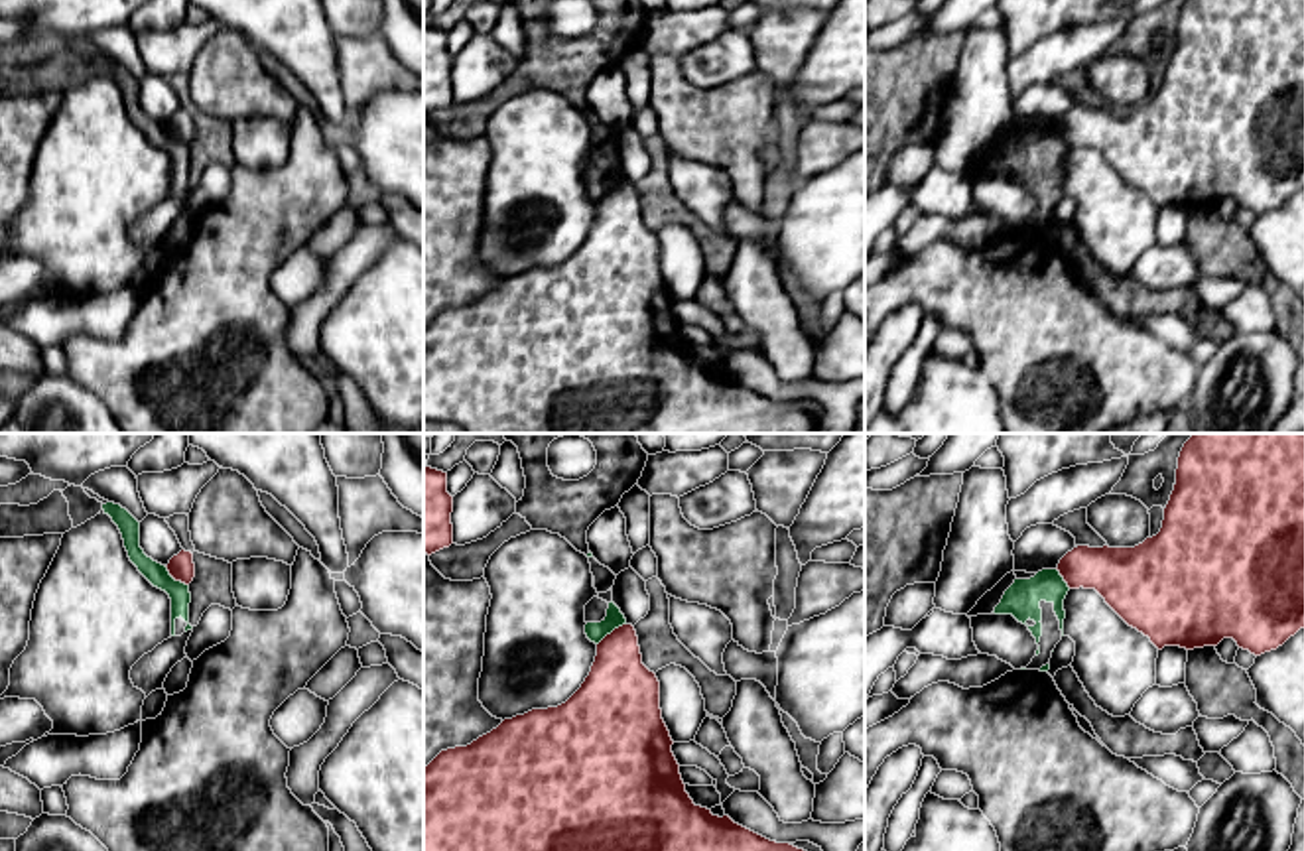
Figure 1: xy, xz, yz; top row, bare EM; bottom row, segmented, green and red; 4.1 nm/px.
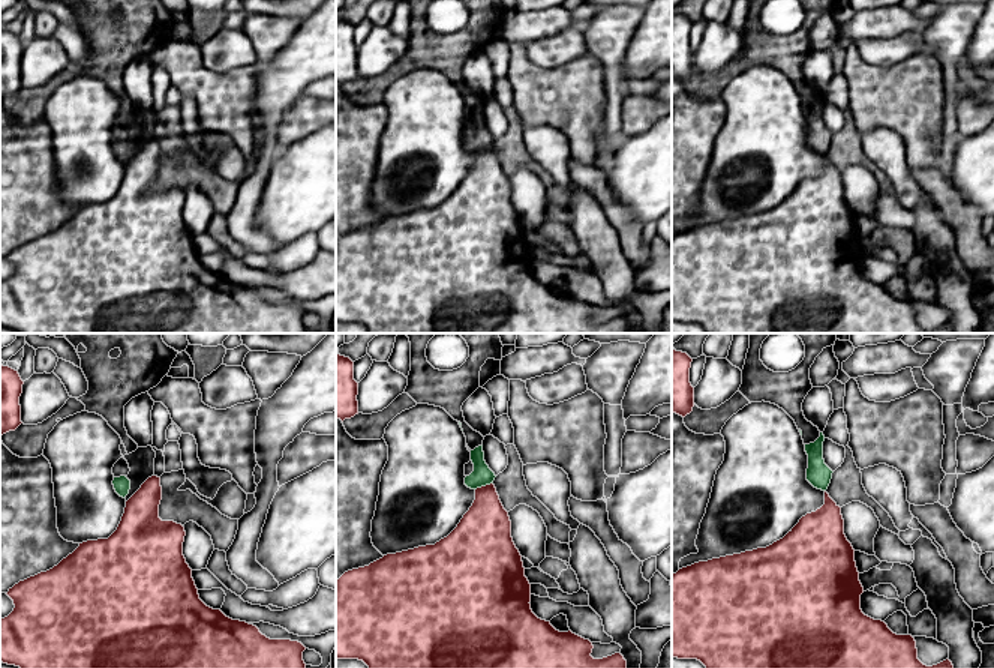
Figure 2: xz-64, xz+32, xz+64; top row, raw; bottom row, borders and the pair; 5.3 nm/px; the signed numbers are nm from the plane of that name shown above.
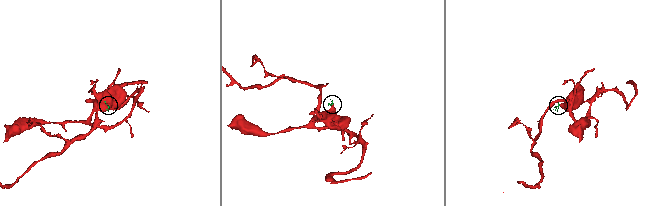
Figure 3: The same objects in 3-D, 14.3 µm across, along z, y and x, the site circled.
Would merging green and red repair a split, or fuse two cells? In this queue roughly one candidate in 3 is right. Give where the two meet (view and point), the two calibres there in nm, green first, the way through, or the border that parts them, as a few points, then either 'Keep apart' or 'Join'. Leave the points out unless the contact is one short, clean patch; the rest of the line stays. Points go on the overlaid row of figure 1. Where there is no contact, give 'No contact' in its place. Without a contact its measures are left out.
Touches green at xz (611, 631). Thickness 80 nm (green) against 280 nm. Boundary: xz (625, 623), (615, 627), (597, 645). Keep apart

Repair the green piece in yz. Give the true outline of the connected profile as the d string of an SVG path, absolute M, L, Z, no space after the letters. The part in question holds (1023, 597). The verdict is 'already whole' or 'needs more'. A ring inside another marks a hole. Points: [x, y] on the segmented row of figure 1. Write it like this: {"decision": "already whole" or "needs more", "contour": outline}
{"decision": "needs more", "contour": "M1042 569L1030 579L1018 579L1011 571L977 601L967 617L1012 615L1028 626L1038 644L1032 662L1020 670L1048 672L1052 652L1064 636L1068 591L1070 587L1058 569Z"}

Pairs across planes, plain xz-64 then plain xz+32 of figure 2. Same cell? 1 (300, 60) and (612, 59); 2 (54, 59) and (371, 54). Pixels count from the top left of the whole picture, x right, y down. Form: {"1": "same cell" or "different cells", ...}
{"1": "different cells", "2": "same cell"}

